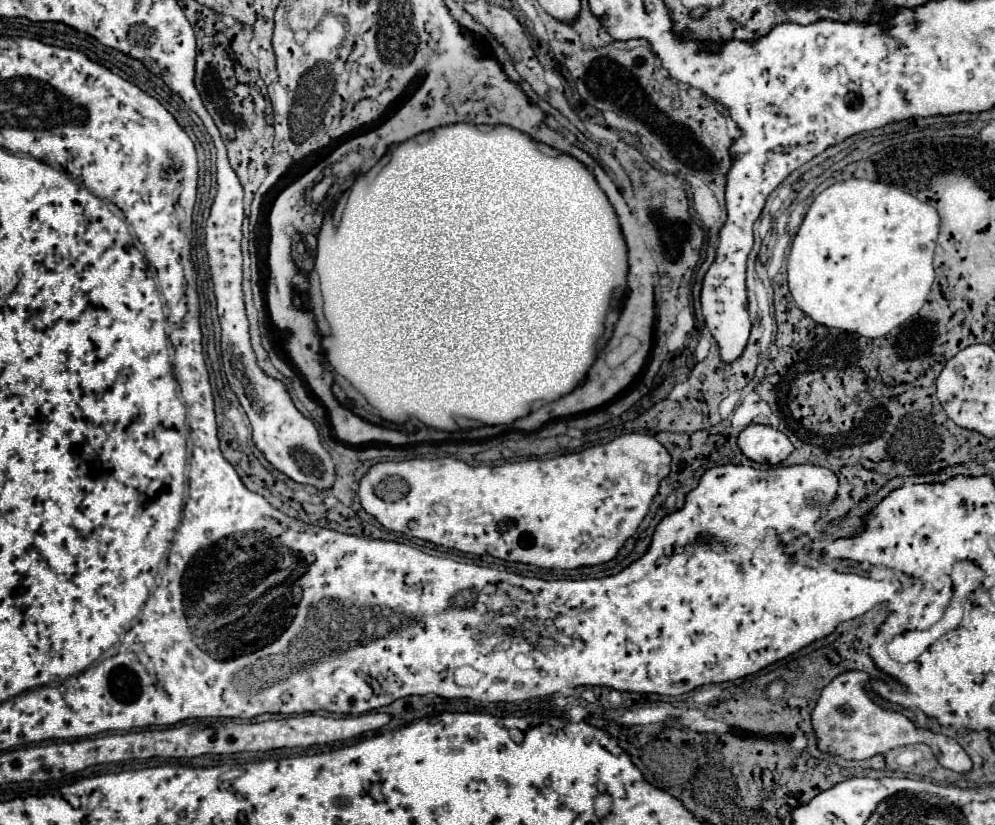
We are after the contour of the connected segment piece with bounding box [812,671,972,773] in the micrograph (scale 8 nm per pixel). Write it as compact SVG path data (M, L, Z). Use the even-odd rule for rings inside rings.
M846 671L822 689L822 695L812 713L812 725L818 737L818 747L822 751L830 755L840 755L844 759L868 759L896 747L926 743L936 753L936 759L940 761L942 767L958 773L968 773L972 769L970 757L952 737L942 733L932 733L928 729L920 729L906 715L876 705L864 689L864 683L870 679L874 677L864 671ZM844 707L850 707L852 715L844 715L842 713Z

